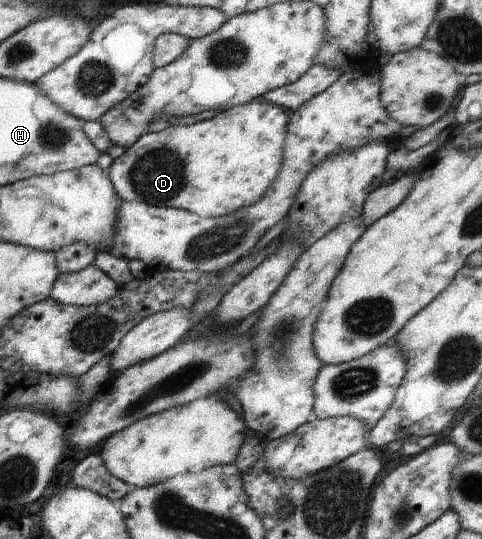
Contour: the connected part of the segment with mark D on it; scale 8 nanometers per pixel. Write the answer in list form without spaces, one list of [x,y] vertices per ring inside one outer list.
[[[264,100],[236,105],[207,121],[143,134],[108,168],[123,202],[186,208],[199,217],[230,214],[256,202],[280,170],[290,112]]]

